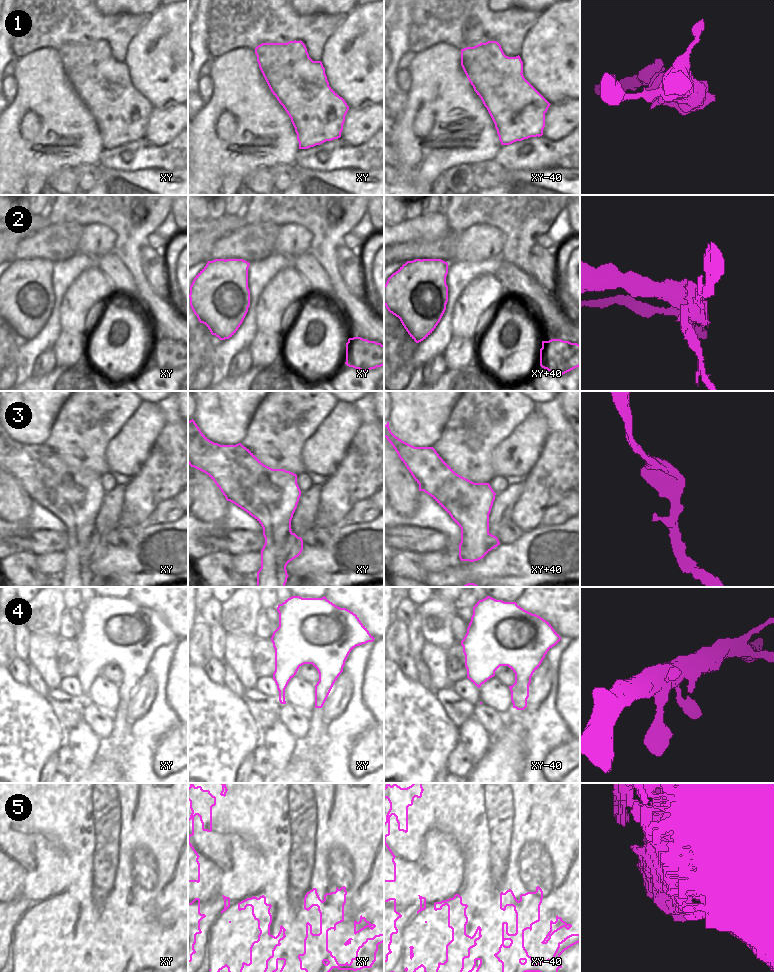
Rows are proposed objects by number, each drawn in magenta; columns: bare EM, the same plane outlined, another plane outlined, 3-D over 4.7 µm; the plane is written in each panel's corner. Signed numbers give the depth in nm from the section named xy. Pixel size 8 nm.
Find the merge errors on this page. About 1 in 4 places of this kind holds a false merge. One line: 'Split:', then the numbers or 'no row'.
Split: 1, 2

